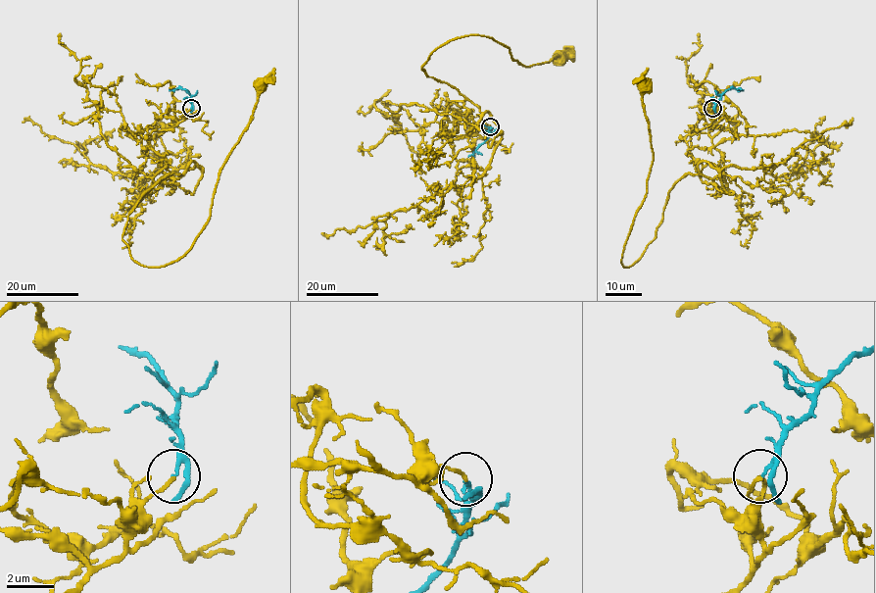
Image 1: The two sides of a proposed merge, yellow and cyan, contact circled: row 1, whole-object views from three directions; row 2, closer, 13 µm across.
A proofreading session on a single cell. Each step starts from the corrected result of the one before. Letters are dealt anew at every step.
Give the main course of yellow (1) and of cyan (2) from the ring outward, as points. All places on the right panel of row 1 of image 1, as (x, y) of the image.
1: (712, 109), (701, 115), (720, 130), (724, 172), (685, 173), (624, 267), (653, 160), (644, 84)
2: (713, 109), (727, 89), (743, 90)

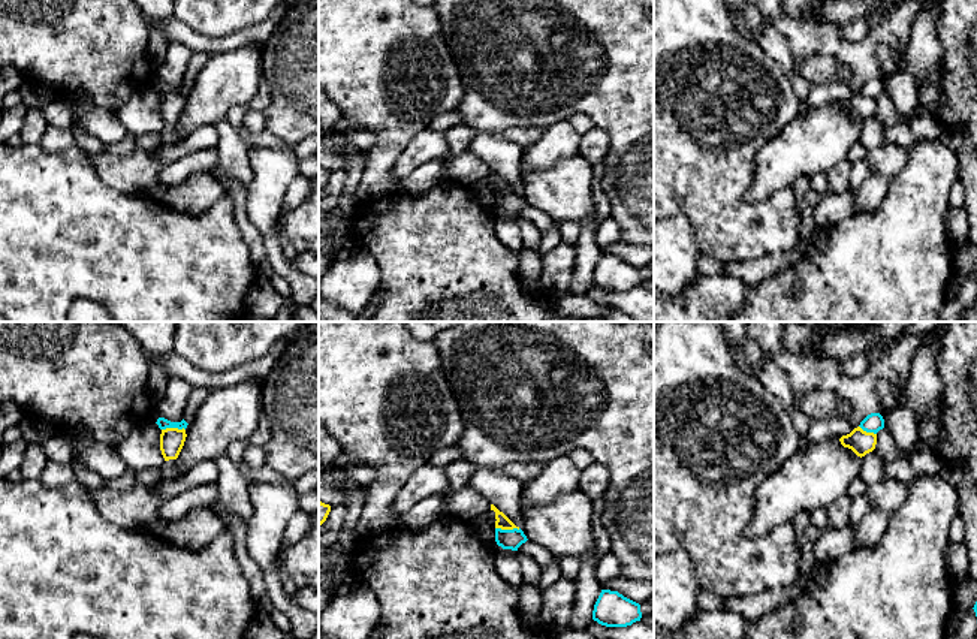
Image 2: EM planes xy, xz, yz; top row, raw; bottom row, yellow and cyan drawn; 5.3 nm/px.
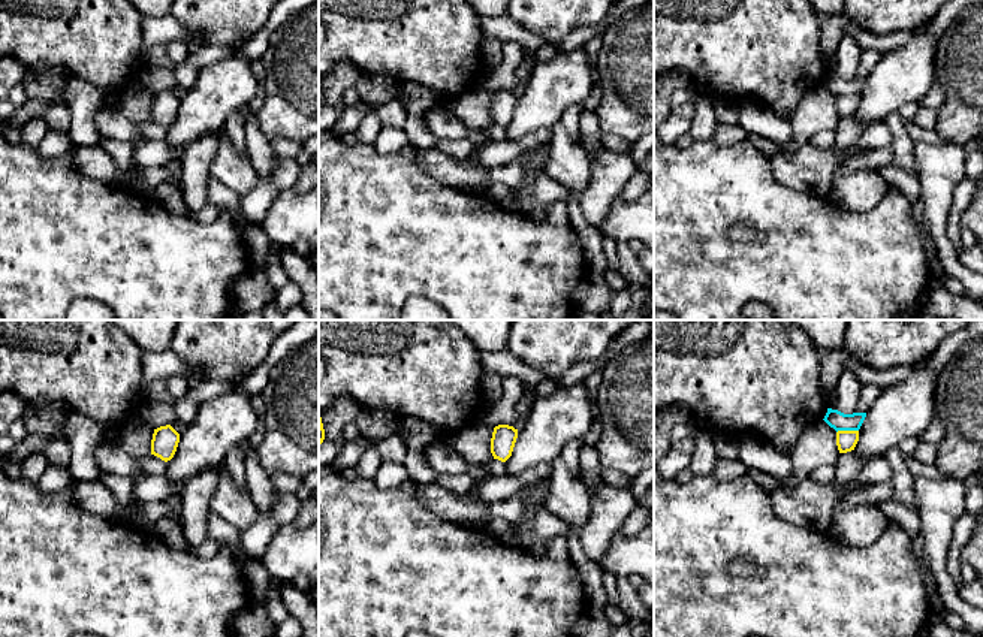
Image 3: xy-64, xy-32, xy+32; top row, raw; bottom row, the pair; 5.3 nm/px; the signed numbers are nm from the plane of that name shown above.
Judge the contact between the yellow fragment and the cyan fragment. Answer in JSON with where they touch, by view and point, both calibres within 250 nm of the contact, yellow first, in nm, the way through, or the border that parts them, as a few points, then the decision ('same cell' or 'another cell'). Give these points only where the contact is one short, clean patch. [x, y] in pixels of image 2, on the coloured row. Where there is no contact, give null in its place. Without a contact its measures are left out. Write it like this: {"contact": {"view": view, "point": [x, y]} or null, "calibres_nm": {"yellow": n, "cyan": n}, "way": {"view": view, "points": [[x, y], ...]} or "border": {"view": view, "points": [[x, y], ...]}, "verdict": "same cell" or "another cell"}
{"contact": {"view": "xz", "point": [507, 529]}, "calibres_nm": {"yellow": 70, "cyan": 110}, "border": {"view": "xz", "points": [[495, 527], [519, 529]]}, "verdict": "another cell"}

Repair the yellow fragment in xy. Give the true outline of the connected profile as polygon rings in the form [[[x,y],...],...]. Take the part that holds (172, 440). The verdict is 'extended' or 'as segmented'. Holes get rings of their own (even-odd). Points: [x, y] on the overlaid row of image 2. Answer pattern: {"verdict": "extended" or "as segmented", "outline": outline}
{"verdict": "as segmented", "outline": [[[178,428],[162,429],[160,450],[162,450],[165,461],[178,458],[184,446],[186,437],[187,434],[184,428],[183,429],[178,429]]]}

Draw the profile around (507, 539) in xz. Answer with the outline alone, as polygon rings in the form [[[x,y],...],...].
[[[495,528],[495,542],[503,549],[518,551],[518,548],[525,543],[528,539],[524,531],[519,528],[501,530]]]

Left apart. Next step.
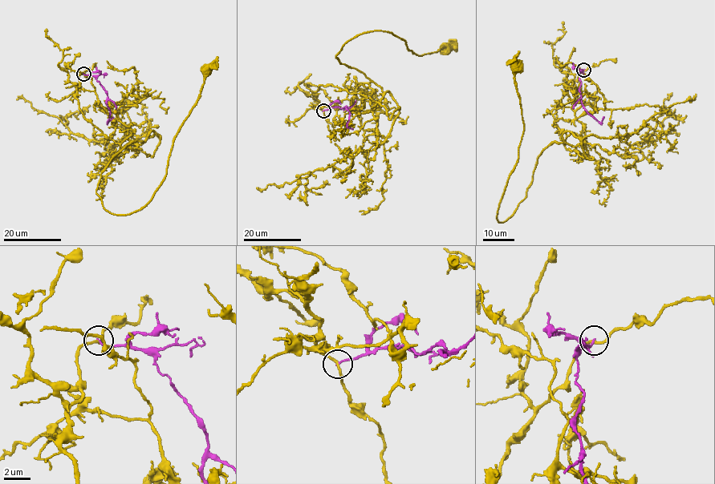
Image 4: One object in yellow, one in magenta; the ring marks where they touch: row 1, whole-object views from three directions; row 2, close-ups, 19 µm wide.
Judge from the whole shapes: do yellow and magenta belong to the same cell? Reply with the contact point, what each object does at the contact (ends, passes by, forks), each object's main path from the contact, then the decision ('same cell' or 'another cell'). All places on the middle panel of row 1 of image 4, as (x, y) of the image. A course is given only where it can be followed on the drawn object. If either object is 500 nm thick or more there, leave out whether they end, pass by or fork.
(323, 110) | yellow passes by | magenta ends | yellow via (323, 110), (320, 85), (376, 102), (383, 94), (335, 57), (360, 34), (389, 32), (417, 55), (444, 49) | magenta via (323, 110), (346, 106), (350, 113), (347, 125), (353, 129) | another cell

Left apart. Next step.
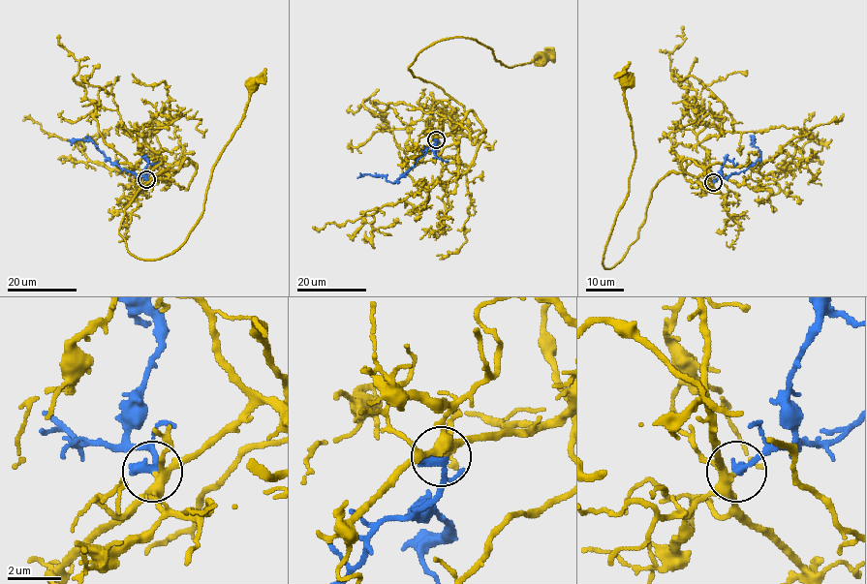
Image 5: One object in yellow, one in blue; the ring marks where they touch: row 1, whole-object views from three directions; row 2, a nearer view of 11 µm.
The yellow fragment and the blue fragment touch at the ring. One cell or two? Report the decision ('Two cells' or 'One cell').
One cell

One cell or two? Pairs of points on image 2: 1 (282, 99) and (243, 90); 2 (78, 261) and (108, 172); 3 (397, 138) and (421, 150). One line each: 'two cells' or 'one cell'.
1: two cells
2: two cells
3: two cells

